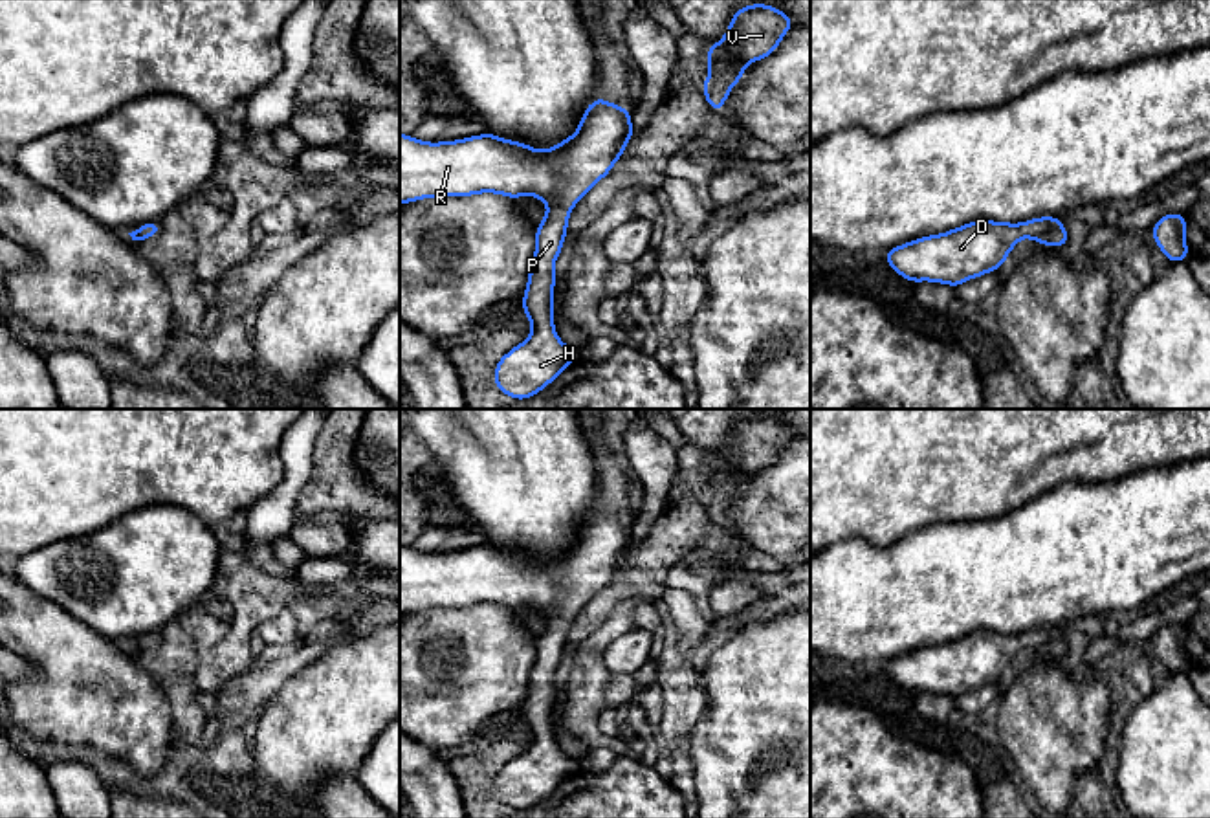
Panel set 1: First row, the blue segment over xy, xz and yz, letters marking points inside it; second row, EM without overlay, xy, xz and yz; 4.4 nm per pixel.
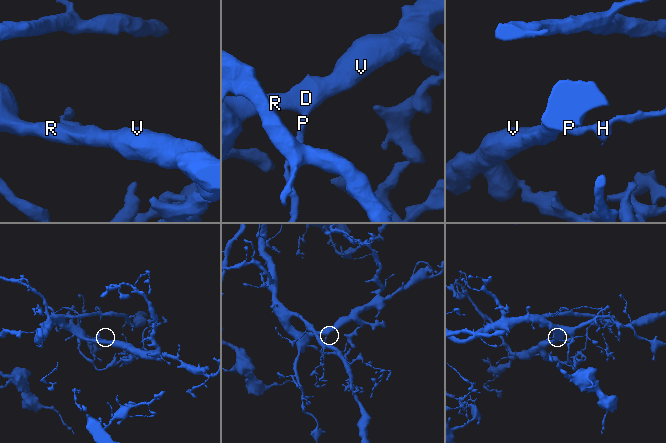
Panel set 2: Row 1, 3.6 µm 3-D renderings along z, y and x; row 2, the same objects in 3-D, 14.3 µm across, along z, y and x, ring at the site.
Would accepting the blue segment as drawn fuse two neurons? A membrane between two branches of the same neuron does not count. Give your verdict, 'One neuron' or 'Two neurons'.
One neuron

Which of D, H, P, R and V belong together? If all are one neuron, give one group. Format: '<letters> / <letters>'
D H P R V

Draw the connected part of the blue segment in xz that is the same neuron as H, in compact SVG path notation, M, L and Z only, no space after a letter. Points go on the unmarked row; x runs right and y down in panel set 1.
M598 506L578 541L546 561L490 543L438 554L400 545L400 616L495 603L512 611L535 607L548 618L535 640L535 664L522 702L521 719L532 745L508 761L493 783L495 798L512 811L535 807L579 770L579 763L556 745L554 675L574 616L612 581L632 550L631 523Z

